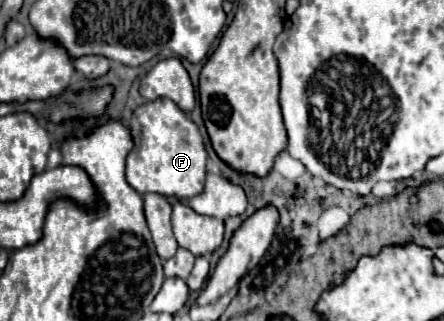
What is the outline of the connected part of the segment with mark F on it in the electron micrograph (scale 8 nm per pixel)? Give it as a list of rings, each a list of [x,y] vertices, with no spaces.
[[[158,98],[156,102],[138,106],[130,118],[130,130],[134,148],[126,160],[126,180],[136,192],[156,192],[162,196],[190,200],[204,190],[208,154],[202,134],[170,98]]]

